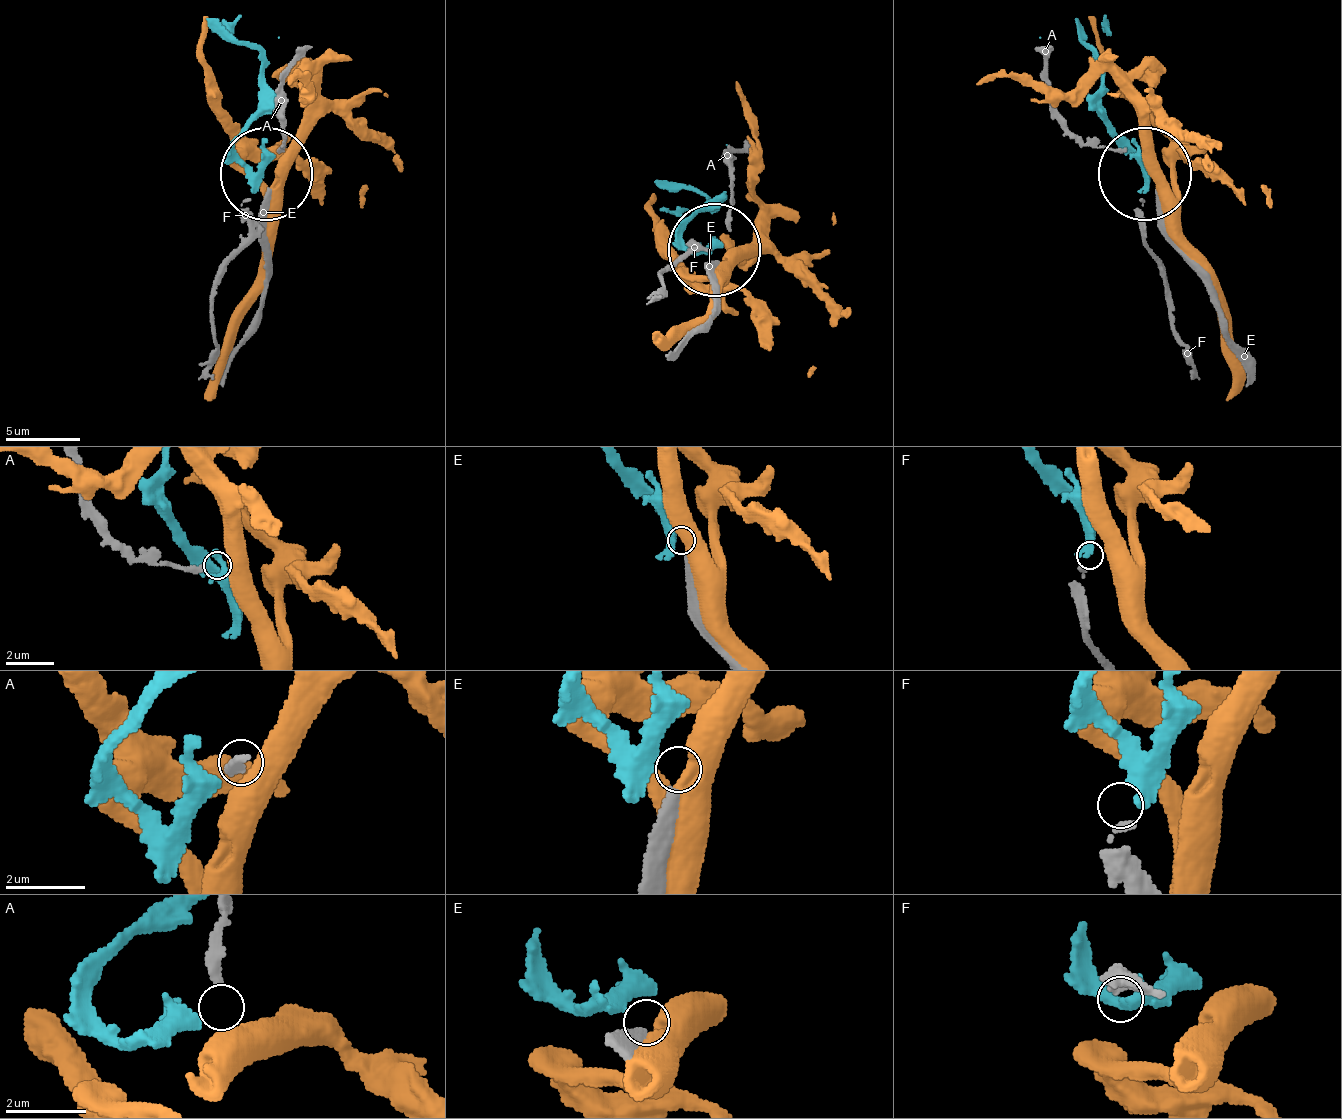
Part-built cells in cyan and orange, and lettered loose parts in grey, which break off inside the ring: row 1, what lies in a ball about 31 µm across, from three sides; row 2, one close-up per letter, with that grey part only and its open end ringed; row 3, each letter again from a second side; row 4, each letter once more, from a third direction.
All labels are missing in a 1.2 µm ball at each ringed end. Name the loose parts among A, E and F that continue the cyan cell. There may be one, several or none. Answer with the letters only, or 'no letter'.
F

